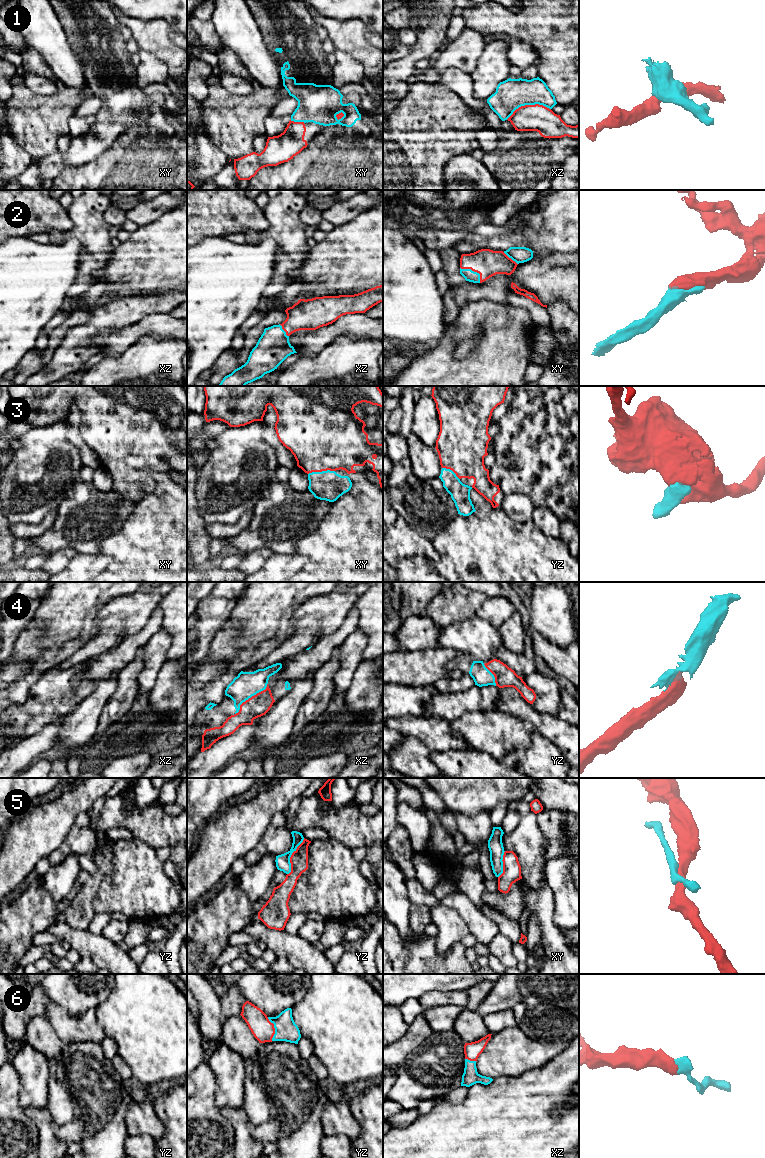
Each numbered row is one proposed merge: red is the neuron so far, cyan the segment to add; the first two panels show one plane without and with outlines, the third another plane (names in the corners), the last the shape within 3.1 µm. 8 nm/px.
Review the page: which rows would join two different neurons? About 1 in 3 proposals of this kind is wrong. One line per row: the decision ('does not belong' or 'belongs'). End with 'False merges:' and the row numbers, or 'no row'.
1: does not belong
2: belongs
3: belongs
4: belongs
5: does not belong
6: belongs
False merges: 1, 5

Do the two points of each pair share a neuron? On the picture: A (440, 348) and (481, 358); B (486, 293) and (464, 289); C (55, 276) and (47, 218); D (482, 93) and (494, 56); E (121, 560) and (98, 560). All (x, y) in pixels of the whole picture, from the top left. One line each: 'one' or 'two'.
A: one
B: one
C: two
D: one
E: two

